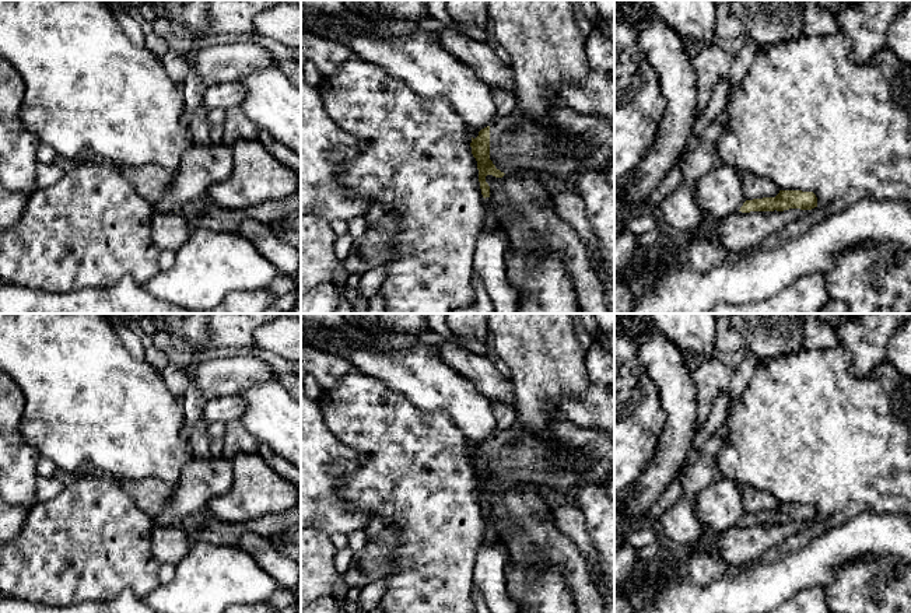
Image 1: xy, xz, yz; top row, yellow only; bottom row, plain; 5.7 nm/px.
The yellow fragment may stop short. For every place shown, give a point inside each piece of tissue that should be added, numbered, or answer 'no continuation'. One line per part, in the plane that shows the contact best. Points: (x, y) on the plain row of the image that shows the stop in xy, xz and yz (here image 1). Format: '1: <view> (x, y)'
1: xz (517, 456)

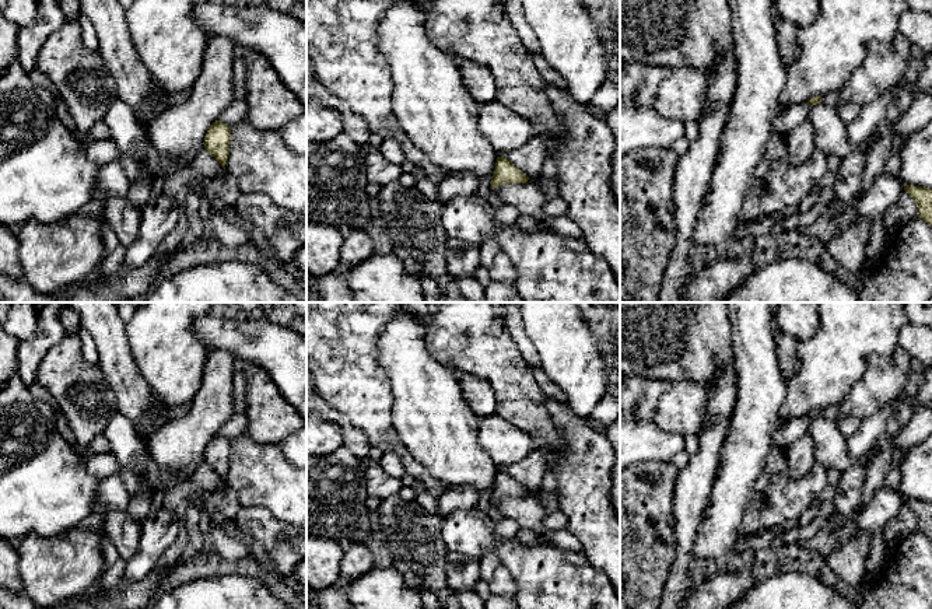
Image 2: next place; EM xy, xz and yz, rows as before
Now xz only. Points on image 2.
1: xz (484, 503)

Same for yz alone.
1: yz (831, 410)

